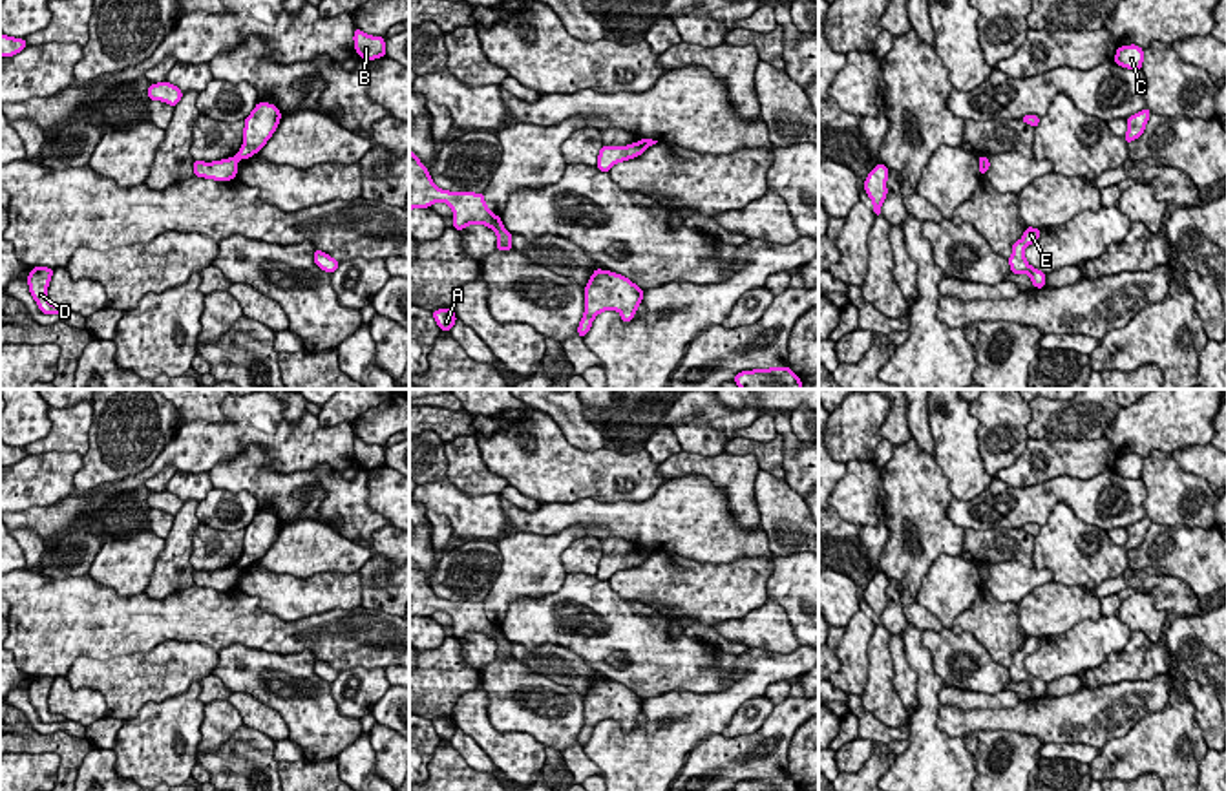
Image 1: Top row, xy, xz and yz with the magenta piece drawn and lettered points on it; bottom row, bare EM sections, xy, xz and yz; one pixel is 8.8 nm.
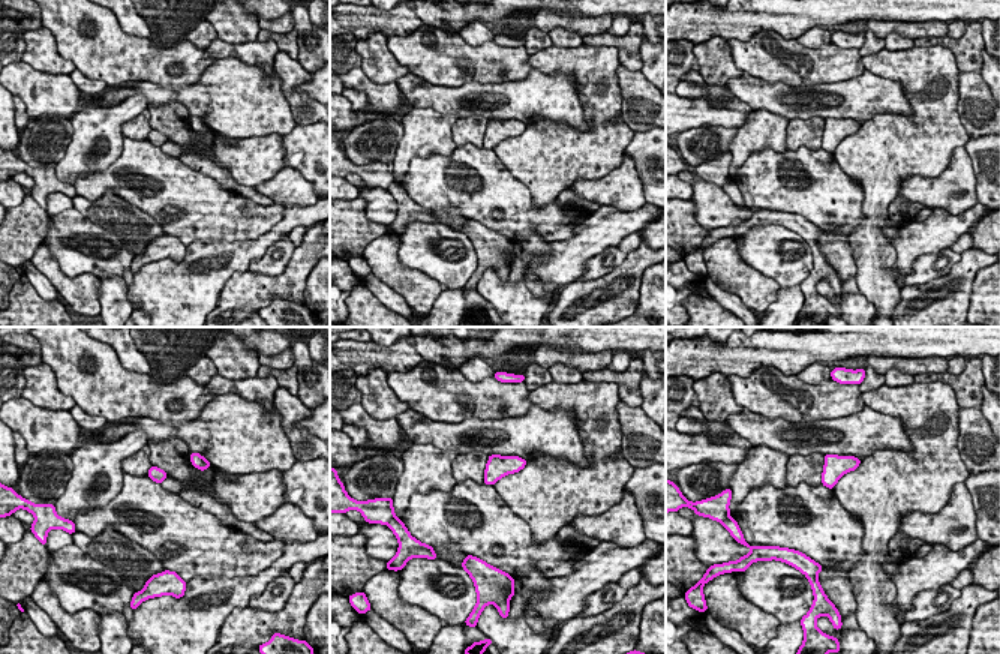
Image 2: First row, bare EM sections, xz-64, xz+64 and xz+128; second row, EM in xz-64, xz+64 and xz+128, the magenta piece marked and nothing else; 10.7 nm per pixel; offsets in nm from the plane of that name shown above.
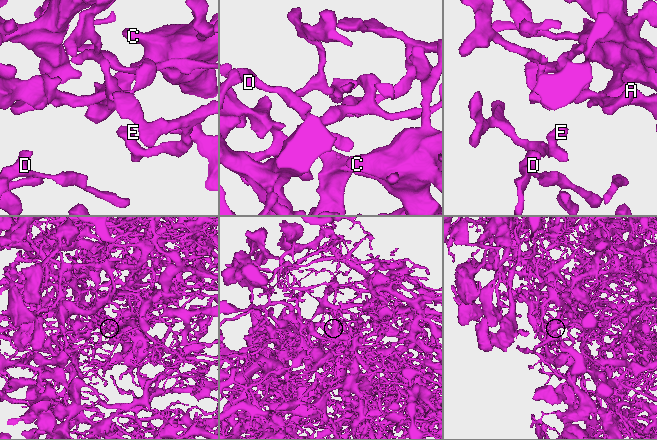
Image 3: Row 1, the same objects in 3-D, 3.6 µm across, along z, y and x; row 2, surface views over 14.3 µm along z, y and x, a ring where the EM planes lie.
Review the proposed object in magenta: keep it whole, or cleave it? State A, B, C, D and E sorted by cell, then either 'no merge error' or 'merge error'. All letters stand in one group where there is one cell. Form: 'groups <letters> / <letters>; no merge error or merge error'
groups A B C D / E; merge error

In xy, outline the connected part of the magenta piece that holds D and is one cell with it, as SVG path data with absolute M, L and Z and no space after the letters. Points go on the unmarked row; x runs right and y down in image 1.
M35 676L35 678L31 678L31 681L27 685L29 701L35 707L40 722L44 722L44 723L60 723L60 722L66 722L64 716L53 714L48 709L48 694L49 694L49 689L53 685L53 680L55 678Z

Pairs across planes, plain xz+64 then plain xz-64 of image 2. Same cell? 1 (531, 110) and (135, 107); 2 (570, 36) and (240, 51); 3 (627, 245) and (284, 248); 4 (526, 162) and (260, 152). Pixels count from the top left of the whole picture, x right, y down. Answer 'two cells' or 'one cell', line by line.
1: two cells
2: two cells
3: two cells
4: one cell

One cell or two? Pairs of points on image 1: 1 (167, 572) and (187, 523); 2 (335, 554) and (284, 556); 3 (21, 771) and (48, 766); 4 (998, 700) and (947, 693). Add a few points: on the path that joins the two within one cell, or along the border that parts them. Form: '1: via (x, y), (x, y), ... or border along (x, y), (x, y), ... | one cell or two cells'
1: via (174, 559), (181, 536) | one cell
2: via (322, 554), (296, 554) | one cell
3: via (28, 771), (41, 768) | one cell
4: via (985, 700), (960, 698) | one cell

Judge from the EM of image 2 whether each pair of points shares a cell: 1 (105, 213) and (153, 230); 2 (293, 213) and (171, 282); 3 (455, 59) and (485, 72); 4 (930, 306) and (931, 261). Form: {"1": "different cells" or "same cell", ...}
{"1": "same cell", "2": "same cell", "3": "same cell", "4": "different cells"}

